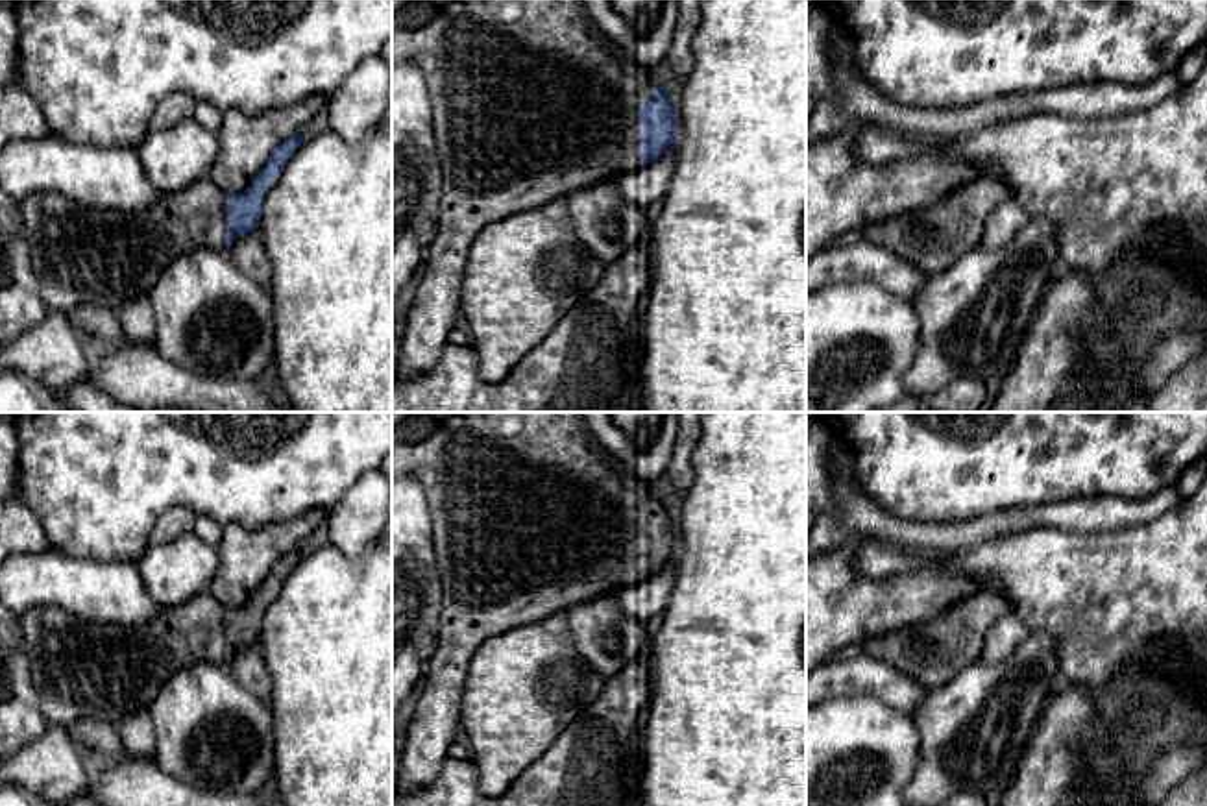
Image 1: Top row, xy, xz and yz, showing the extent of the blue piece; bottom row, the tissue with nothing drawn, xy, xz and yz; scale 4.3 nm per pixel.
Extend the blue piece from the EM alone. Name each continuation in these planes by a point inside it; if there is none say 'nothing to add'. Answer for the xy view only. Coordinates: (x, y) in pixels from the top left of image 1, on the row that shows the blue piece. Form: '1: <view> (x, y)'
1: xy (82, 256)

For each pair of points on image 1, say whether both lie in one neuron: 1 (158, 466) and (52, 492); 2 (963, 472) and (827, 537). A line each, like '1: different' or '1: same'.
1: same
2: different

